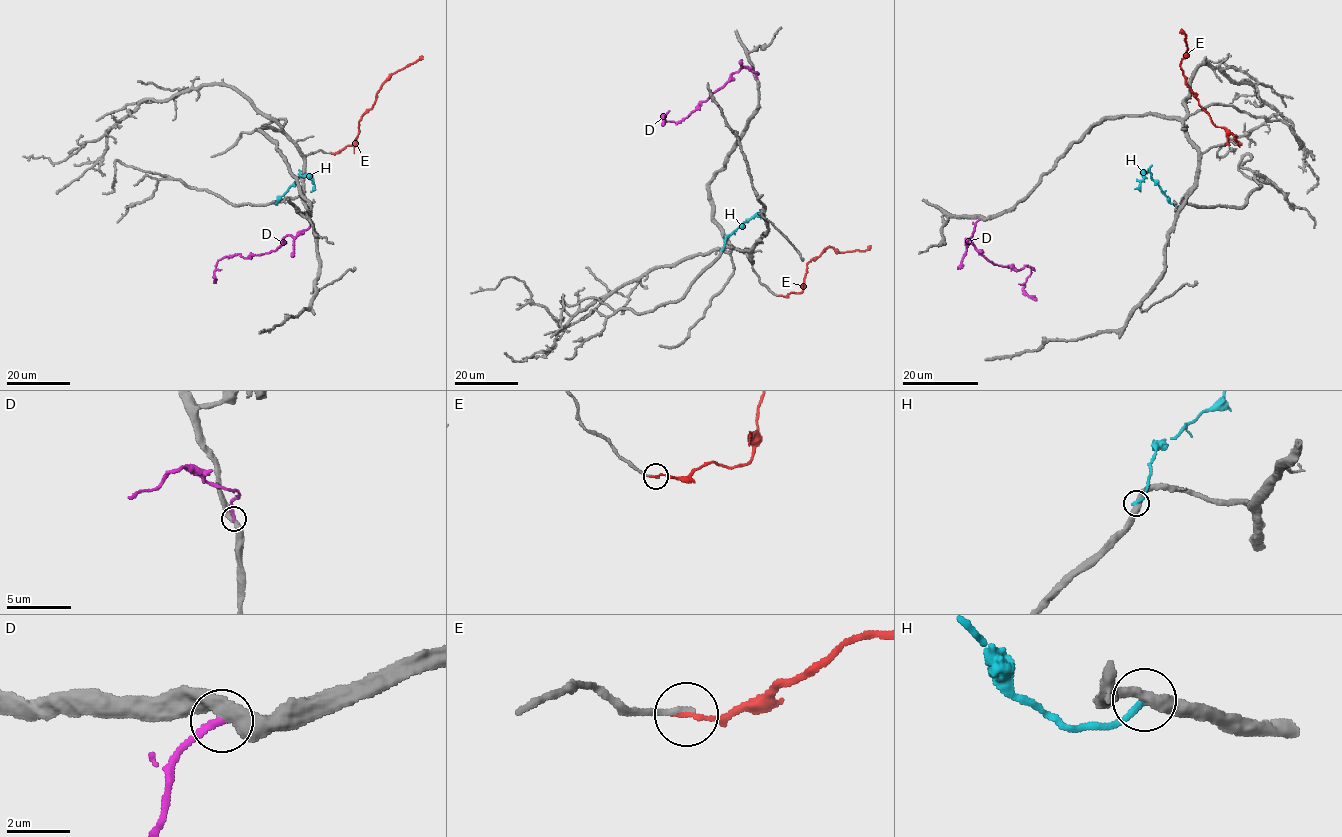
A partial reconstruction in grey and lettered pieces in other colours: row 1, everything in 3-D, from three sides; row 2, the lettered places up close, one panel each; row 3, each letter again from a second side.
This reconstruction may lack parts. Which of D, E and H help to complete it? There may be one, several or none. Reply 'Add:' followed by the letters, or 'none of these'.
Add: none of these

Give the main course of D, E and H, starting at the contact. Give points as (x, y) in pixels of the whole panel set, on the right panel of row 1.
D: (981, 218), (966, 245), (973, 243), (994, 264), (1016, 270), (1026, 265), (1032, 268), (1023, 289), (1036, 300)
E: (1239, 145), (1236, 136), (1216, 127), (1186, 84), (1180, 66), (1187, 50), (1185, 34), (1179, 31)
H: (1186, 203), (1177, 207), (1171, 203), (1150, 172), (1144, 172), (1140, 191)

